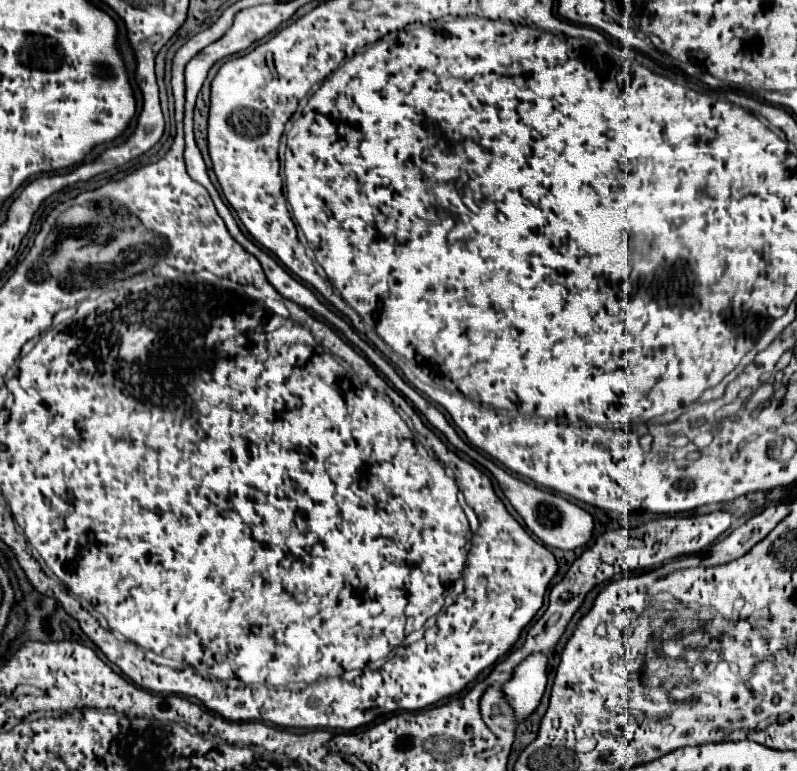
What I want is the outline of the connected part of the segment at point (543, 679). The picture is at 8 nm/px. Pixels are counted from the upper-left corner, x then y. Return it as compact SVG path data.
M533 654L519 668L515 668L513 678L505 684L507 700L511 702L517 720L527 718L539 704L547 686L547 656Z

